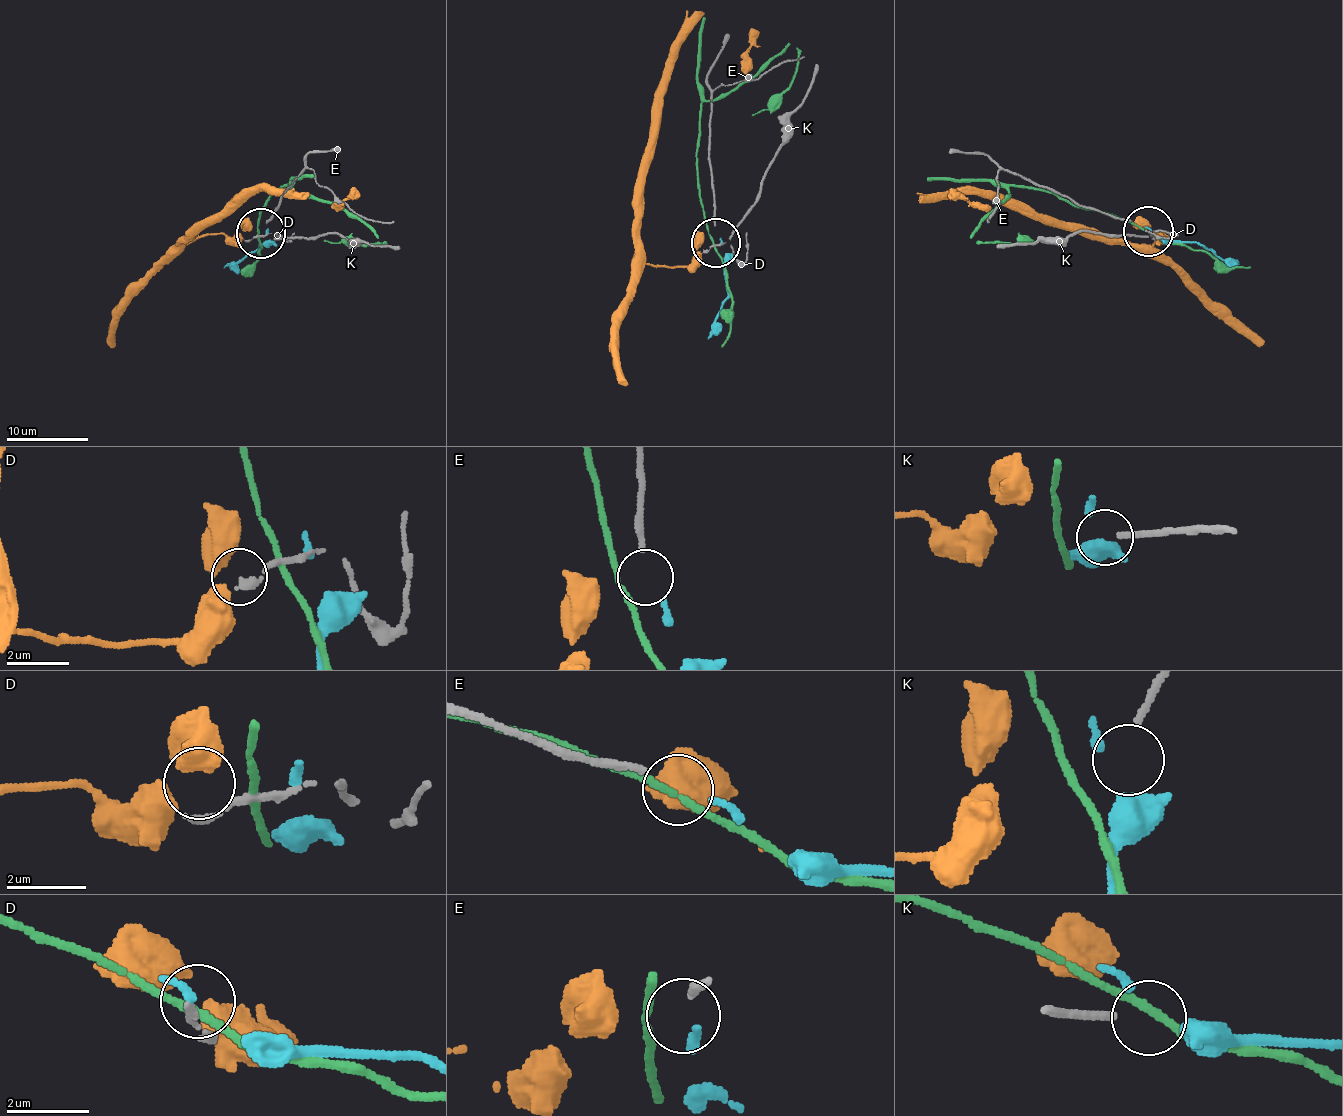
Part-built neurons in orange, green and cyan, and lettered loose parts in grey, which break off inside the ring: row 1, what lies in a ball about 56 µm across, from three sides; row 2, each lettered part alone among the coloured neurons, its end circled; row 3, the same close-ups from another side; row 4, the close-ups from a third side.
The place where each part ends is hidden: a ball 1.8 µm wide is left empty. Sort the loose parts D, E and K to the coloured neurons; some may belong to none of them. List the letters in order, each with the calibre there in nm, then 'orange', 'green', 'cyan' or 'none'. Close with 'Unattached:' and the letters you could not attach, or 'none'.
D: calibre 200 nm; orange
E: calibre 180 nm; cyan
K: calibre 170 nm; none
Unattached: K

